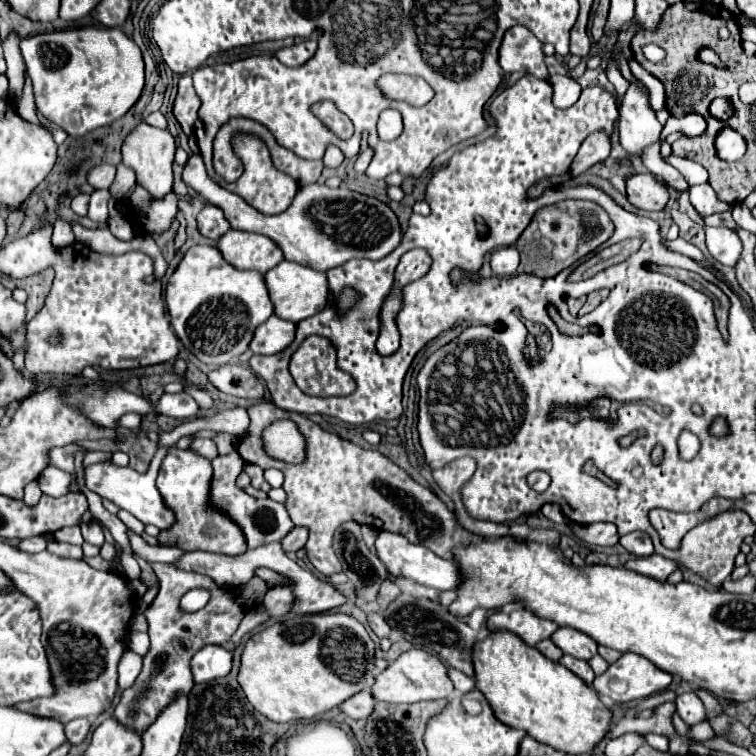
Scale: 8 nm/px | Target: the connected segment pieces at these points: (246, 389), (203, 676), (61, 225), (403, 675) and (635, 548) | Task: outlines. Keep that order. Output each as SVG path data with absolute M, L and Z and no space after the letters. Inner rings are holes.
M224 365L220 369L214 369L208 373L208 379L214 387L218 387L226 395L234 395L242 399L264 397L262 381L254 375L252 369L246 369L242 365Z
M204 645L192 657L192 675L194 683L226 677L232 667L232 655L220 645Z
M56 221L54 223L54 233L52 233L52 245L54 247L64 247L66 243L74 243L74 233L72 227L64 221Z
M410 649L402 653L394 663L390 663L382 673L376 675L376 681L372 685L372 697L376 701L386 701L386 703L418 703L418 701L446 699L452 693L454 685L446 675L444 663L432 653L420 649Z
M640 531L638 533L628 533L628 535L620 537L620 545L628 553L632 553L636 557L646 557L646 555L652 555L654 553L654 547L652 547L650 537L646 533L640 533Z

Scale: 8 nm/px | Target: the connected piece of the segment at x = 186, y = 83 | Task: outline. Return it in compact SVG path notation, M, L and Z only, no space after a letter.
M182 75L178 81L178 95L174 101L174 117L178 119L187 136L193 134L198 109L200 109L200 97L192 87L192 75Z

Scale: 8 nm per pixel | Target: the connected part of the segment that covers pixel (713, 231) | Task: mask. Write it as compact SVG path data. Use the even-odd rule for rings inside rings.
M706 227L706 245L710 255L728 267L736 267L742 255L742 241L732 229Z

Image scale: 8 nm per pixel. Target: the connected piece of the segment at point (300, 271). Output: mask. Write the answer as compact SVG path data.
M282 261L274 269L270 269L264 275L264 279L266 279L266 287L268 287L268 293L270 293L270 299L274 303L274 315L278 315L280 319L298 323L302 319L312 317L314 313L322 311L326 301L328 301L328 281L326 281L326 275L318 273L314 269L308 269L304 265Z

